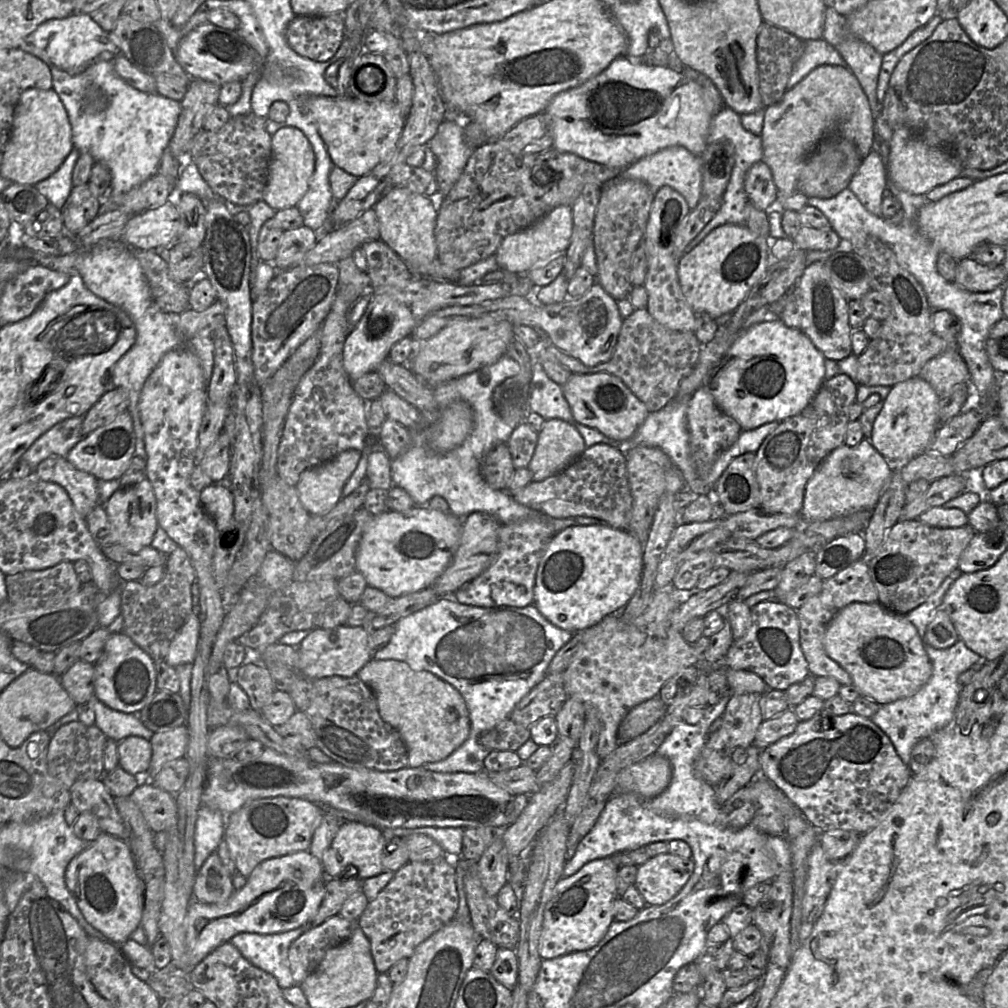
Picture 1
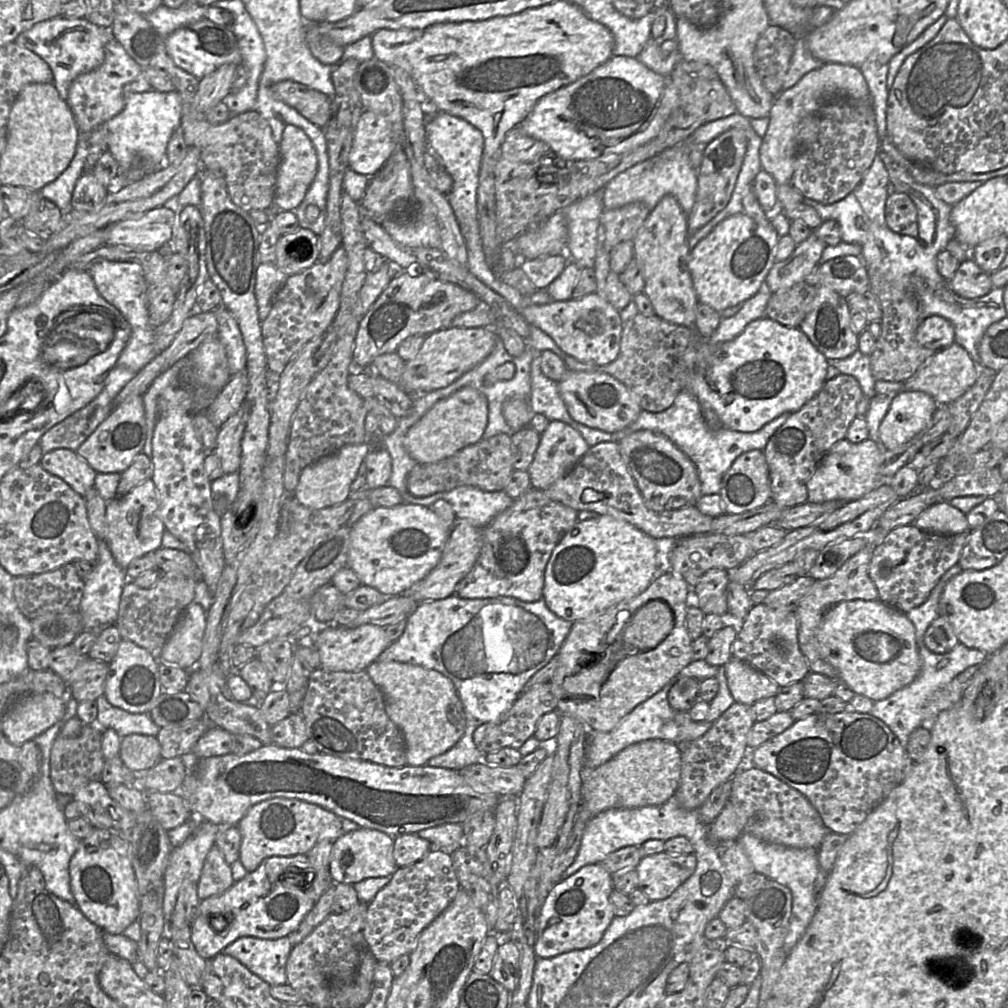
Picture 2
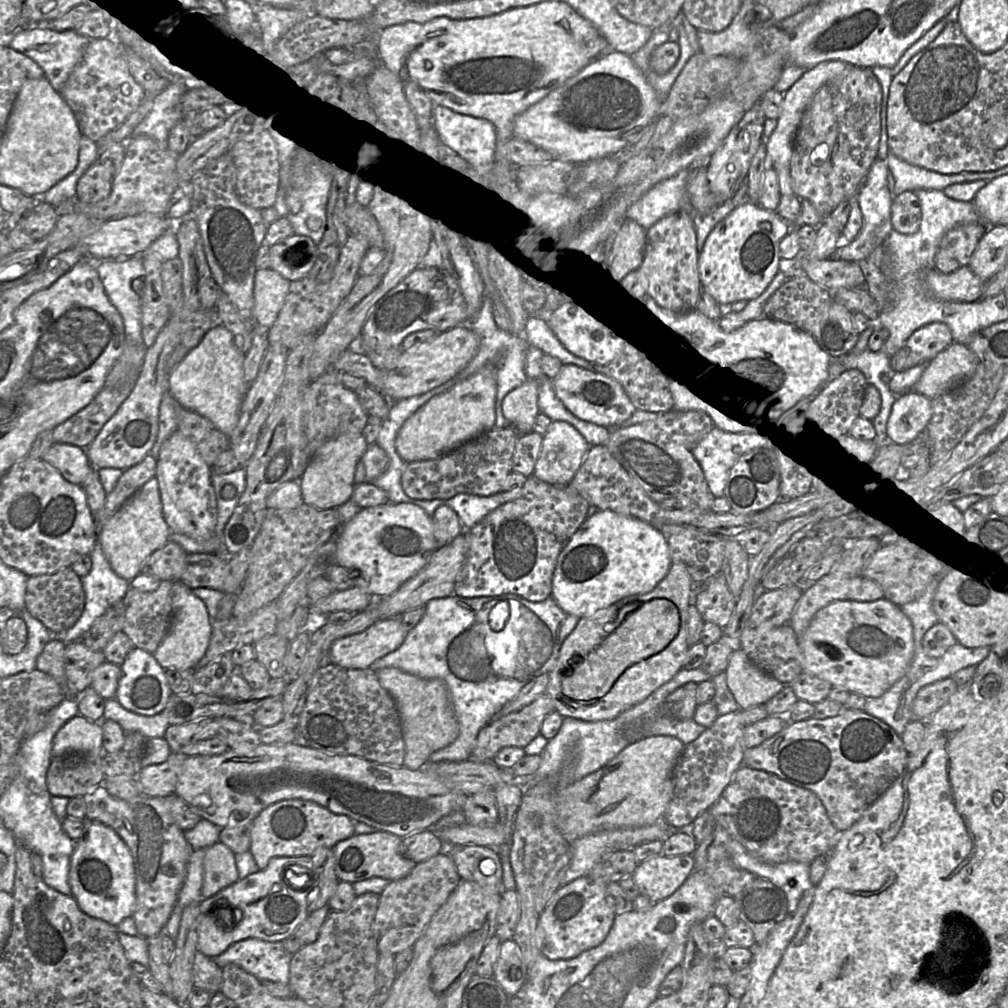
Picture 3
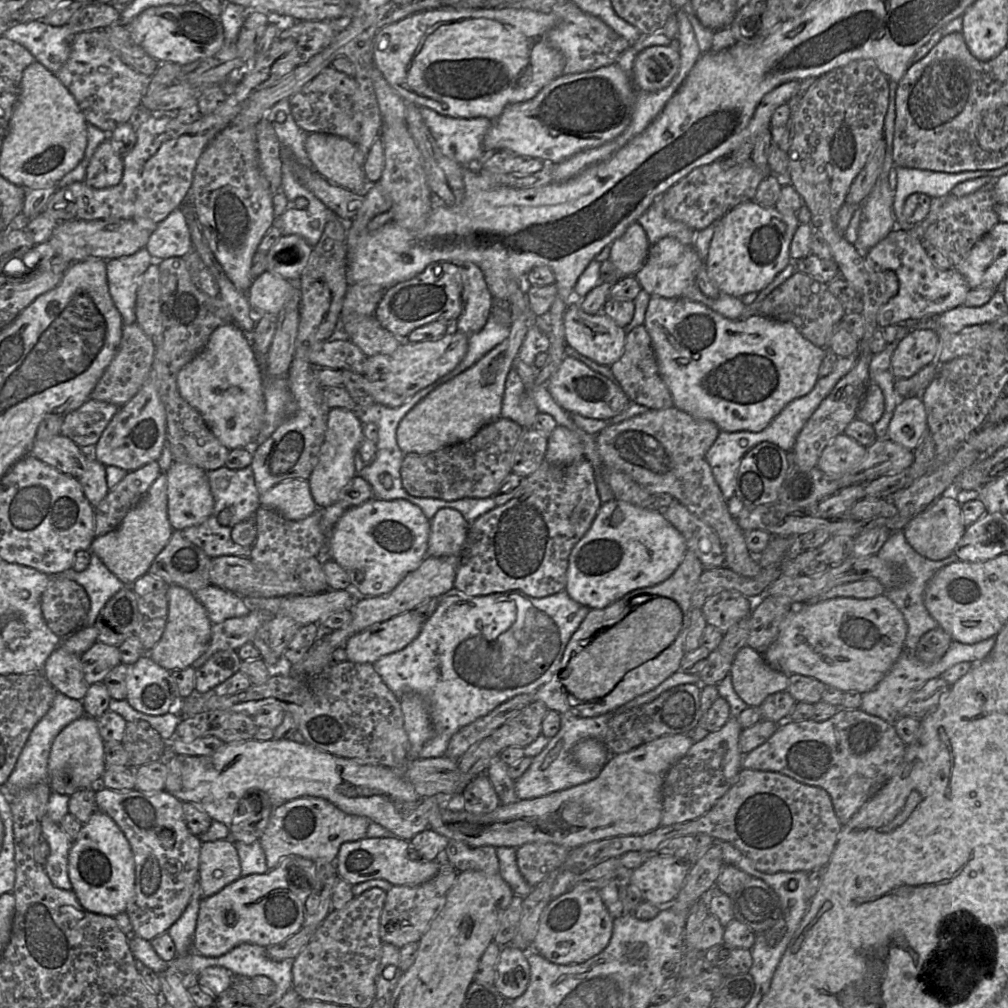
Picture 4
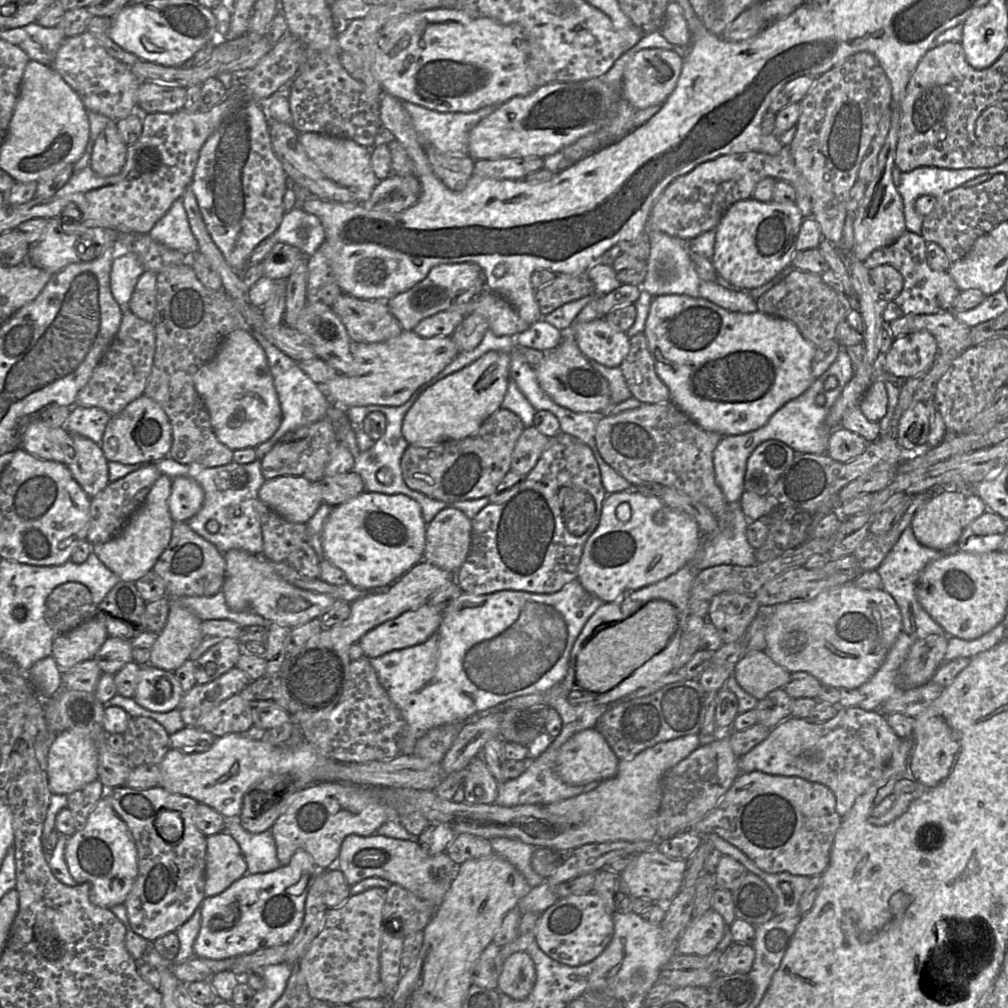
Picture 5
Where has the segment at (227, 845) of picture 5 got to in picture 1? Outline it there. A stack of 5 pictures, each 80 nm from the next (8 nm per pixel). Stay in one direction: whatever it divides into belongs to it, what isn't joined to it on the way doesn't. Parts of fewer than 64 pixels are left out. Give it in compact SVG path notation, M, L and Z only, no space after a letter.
M216 851L213 852L197 871L193 900L207 904L222 904L234 891L232 875L223 866Z

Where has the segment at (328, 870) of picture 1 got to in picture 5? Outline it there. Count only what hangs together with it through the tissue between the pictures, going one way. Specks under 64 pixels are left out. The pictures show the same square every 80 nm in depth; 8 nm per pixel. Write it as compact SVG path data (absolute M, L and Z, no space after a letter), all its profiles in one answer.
M350 835L342 842L335 864L344 875L349 886L367 878L380 878L397 884L417 897L430 901L436 908L442 903L460 865L446 852L431 855L417 841L399 840L380 836Z

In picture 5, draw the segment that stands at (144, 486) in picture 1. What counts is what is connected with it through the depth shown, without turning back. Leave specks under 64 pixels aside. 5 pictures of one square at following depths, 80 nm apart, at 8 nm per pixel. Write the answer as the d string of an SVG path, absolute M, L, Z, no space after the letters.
M161 474L142 505L129 517L119 534L107 542L91 546L91 552L120 580L135 582L152 571L157 559L168 546L174 523L168 509L170 492L171 479Z

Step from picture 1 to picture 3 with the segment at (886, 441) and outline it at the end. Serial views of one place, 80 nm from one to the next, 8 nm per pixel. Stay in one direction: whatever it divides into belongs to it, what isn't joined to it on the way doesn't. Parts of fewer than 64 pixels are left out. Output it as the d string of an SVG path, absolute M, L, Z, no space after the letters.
M915 392L896 395L887 421L887 436L898 445L911 443L925 431L931 416L930 399Z

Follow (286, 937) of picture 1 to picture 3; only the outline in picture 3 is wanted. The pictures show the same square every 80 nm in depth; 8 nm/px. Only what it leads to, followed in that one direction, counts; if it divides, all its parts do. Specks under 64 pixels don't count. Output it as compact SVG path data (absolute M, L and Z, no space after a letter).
M248 938L232 944L212 959L221 968L233 964L260 981L269 980L289 985L289 967L292 956L284 948L283 941L268 942Z

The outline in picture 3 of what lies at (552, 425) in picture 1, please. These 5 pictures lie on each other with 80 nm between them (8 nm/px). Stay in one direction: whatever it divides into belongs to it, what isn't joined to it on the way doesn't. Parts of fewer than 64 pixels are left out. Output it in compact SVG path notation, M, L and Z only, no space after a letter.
M552 421L543 435L533 476L552 485L567 485L589 449L590 445L571 424Z

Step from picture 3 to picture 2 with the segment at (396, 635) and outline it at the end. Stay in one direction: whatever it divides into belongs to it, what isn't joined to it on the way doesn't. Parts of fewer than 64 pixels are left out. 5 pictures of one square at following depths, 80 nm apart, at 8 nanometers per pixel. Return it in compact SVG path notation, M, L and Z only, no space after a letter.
M327 625L318 632L316 648L318 650L321 668L328 671L361 672L377 661L379 655L391 644L385 633L385 628L373 625L359 627L339 627Z

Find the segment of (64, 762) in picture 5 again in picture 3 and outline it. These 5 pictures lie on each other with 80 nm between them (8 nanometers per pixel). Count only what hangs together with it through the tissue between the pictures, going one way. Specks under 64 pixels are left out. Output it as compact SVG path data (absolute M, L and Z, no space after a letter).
M81 715L66 722L53 740L52 758L69 752L83 753L102 759L104 750L100 723Z

